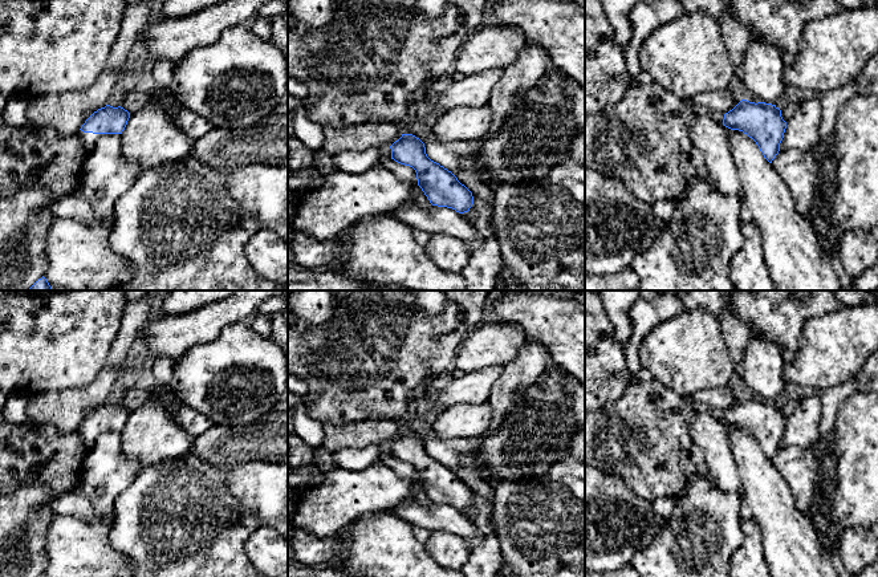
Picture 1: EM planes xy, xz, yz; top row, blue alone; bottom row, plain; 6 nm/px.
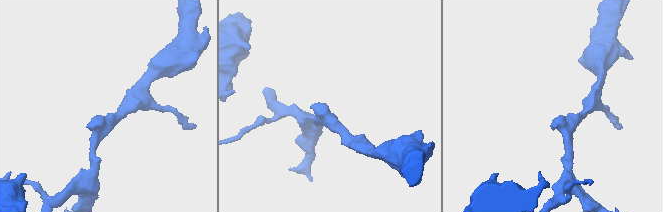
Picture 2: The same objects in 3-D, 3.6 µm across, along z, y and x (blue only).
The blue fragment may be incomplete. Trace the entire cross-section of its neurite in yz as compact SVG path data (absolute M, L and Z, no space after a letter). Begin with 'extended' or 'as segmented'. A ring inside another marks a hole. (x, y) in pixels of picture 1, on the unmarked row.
as segmented | M741 397L724 411L723 422L731 427L743 428L752 435L769 460L779 451L786 426L786 419L776 402L755 401L747 397Z

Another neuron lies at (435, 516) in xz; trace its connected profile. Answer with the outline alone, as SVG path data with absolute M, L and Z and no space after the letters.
M411 497L394 507L390 512L406 520L412 527L451 532L464 539L467 543L483 539L483 533L477 529L477 527L466 517L462 511L452 505L438 503L423 505Z

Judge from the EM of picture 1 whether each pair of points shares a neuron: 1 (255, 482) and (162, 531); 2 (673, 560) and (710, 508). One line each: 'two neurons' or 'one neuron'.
1: one neuron
2: one neuron

